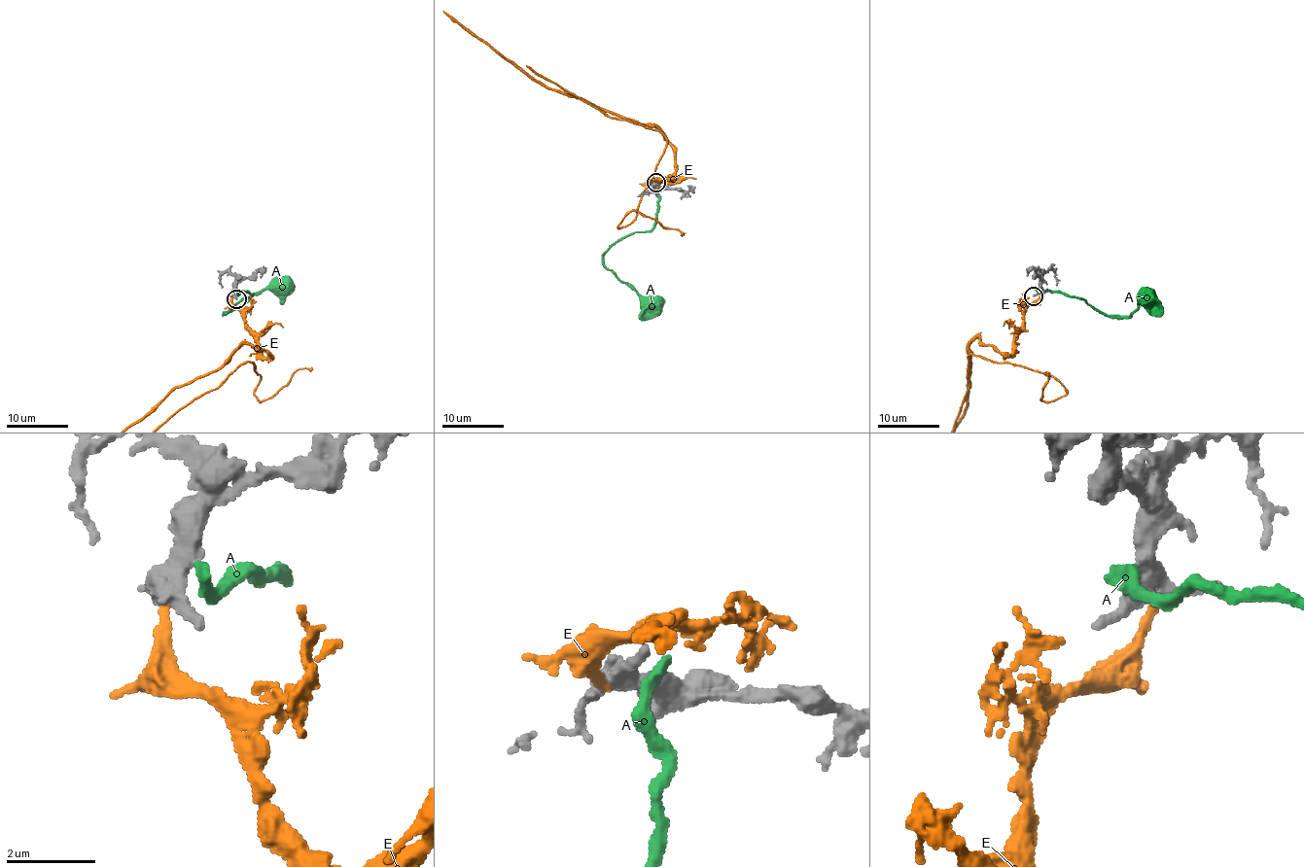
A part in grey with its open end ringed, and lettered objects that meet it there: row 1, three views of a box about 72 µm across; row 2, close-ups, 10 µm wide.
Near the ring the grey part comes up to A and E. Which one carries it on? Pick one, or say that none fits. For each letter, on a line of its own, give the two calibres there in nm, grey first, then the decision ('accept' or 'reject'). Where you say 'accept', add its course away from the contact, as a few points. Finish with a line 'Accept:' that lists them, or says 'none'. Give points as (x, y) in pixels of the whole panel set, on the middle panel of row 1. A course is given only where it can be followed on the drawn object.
A: calibres 360 and 300 nm; reject
E: calibres 340 and 200 nm; reject
Accept: none

